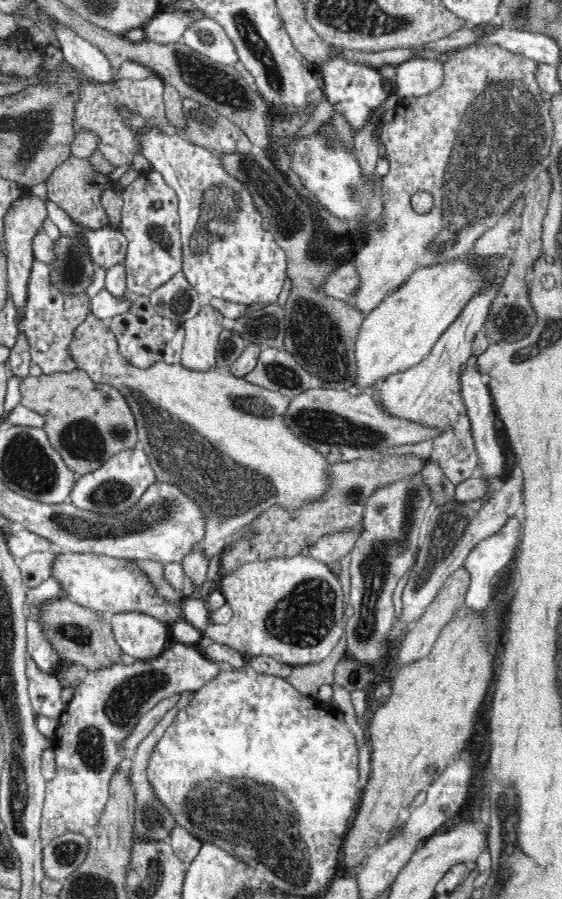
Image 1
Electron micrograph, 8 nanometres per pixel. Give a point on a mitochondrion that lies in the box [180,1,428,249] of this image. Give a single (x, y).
(276, 78)

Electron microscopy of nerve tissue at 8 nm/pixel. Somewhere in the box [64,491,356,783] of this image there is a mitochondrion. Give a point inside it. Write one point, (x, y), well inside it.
(129, 697)

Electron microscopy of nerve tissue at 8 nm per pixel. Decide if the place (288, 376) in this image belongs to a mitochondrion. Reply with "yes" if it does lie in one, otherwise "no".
yes

